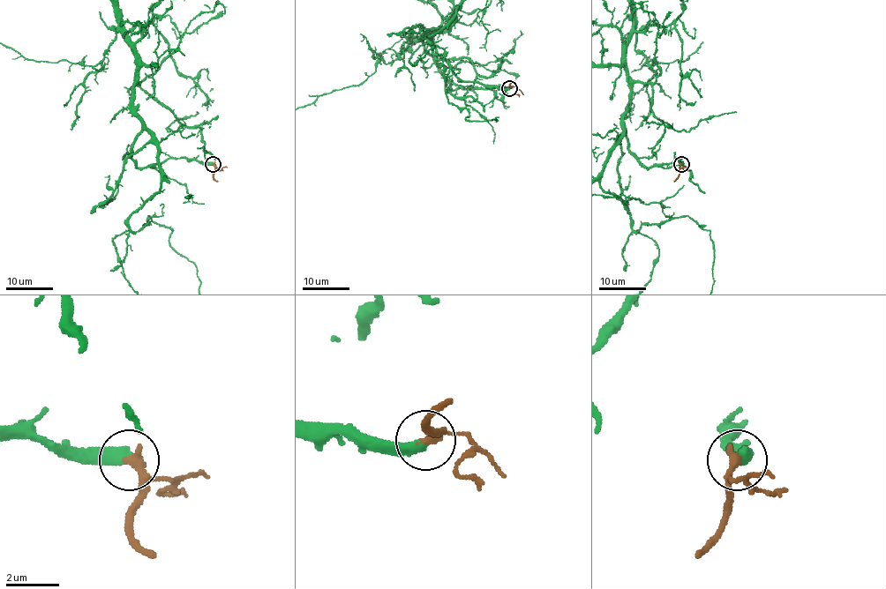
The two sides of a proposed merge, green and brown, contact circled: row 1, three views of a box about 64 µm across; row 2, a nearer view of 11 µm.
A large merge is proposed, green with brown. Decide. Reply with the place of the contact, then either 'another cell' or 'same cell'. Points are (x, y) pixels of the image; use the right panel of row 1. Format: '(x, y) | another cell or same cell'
(681, 164) | same cell

